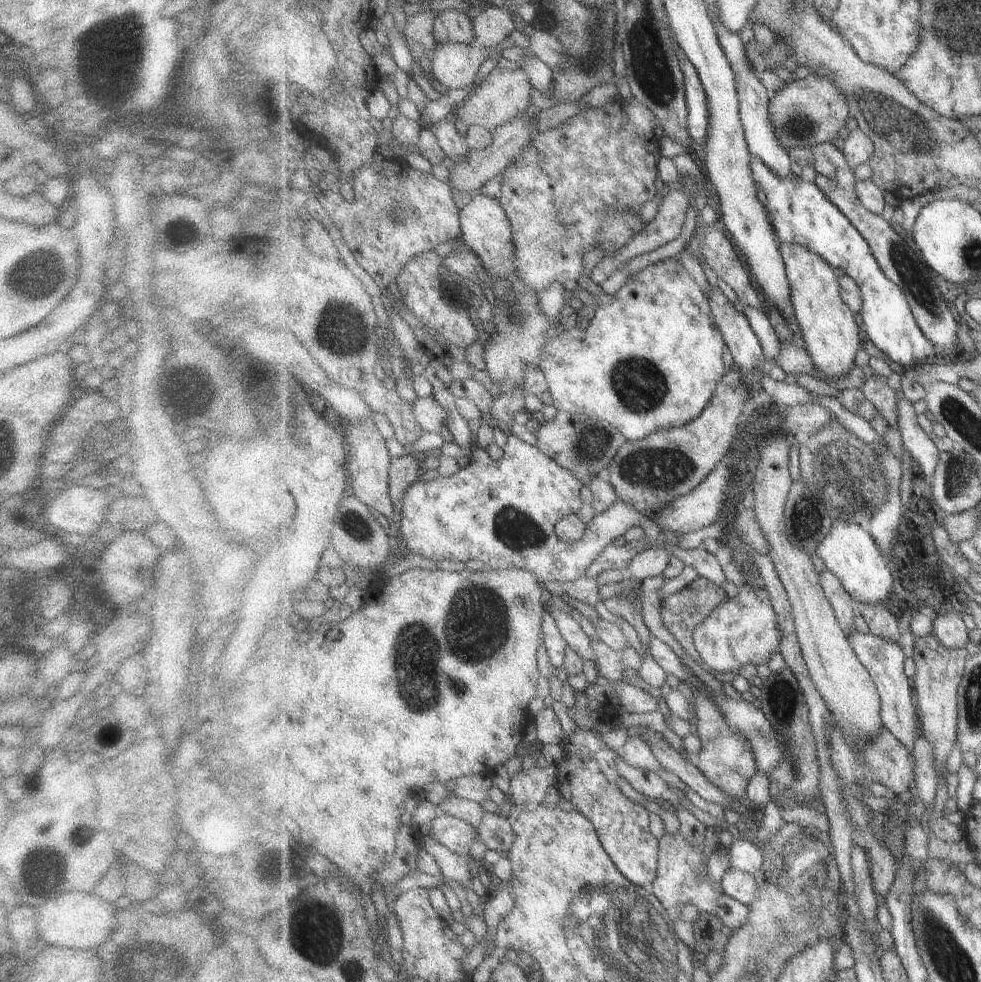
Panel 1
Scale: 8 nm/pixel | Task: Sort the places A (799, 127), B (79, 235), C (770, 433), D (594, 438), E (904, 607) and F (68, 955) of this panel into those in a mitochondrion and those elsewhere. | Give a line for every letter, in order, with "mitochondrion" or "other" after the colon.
A: mitochondrion
B: other
C: other
D: mitochondrion
E: other
F: other

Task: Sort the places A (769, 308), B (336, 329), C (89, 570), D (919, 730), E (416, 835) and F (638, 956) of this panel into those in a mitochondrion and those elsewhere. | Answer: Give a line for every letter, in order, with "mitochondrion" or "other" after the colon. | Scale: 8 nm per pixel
A: other
B: mitochondrion
C: other
D: other
E: other
F: mitochondrion

